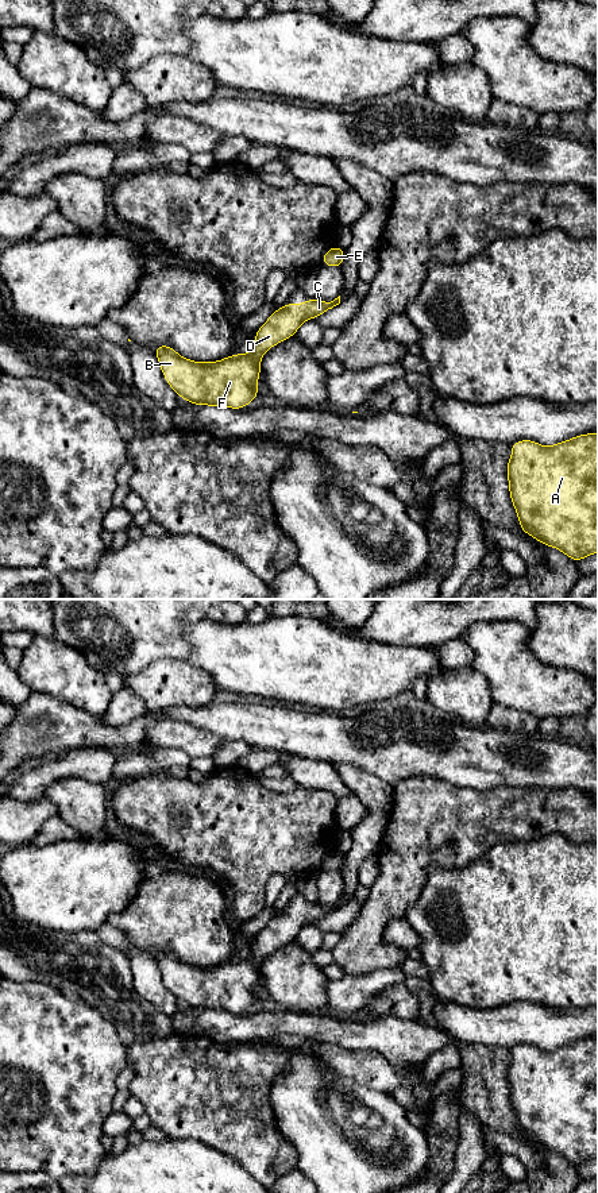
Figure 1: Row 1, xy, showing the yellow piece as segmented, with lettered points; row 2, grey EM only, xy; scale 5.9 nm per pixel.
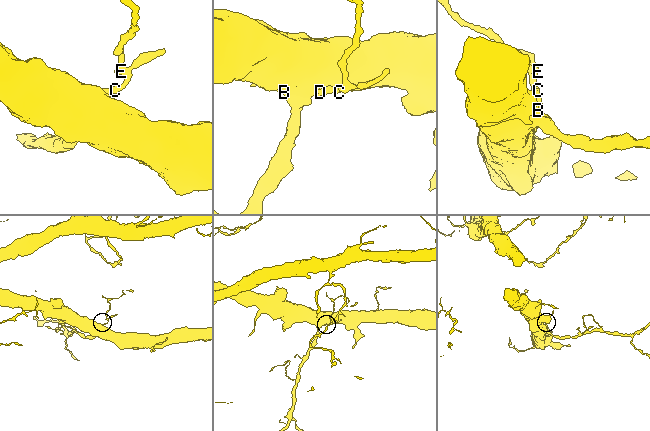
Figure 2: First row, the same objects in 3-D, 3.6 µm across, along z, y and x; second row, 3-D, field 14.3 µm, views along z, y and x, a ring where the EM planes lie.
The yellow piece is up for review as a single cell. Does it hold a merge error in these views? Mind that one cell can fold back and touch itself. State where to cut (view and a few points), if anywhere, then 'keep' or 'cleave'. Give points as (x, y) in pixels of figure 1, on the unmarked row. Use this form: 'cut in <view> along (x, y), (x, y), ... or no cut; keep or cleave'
no cut; keep

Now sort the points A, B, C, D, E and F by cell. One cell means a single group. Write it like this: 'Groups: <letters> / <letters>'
Groups: A B C D E F

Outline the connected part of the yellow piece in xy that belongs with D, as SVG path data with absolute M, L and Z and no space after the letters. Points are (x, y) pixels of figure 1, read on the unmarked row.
M340 900L331 907L316 901L305 908L285 908L255 937L254 954L250 958L200 968L182 962L167 949L157 950L153 955L177 1001L193 1009L244 1014L259 1000L256 987L265 957L294 941L305 924L313 924L339 908Z

